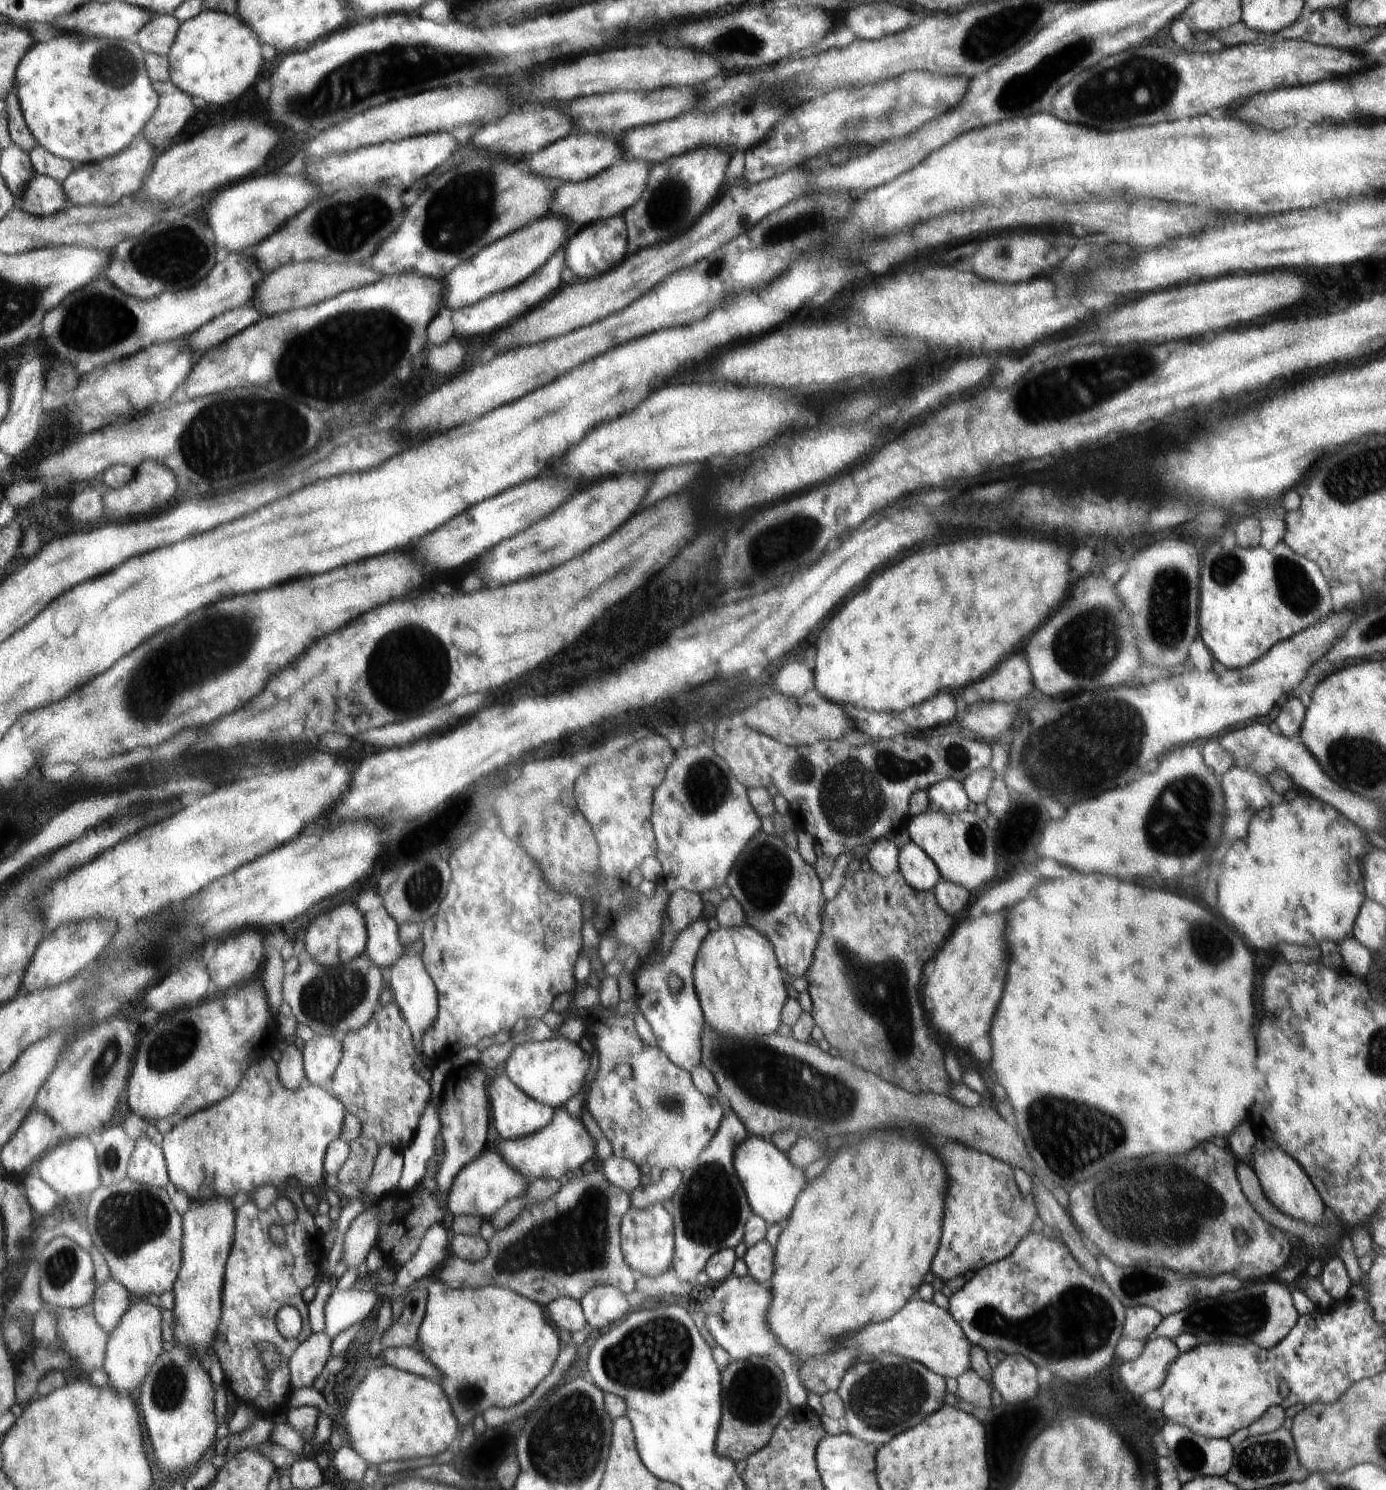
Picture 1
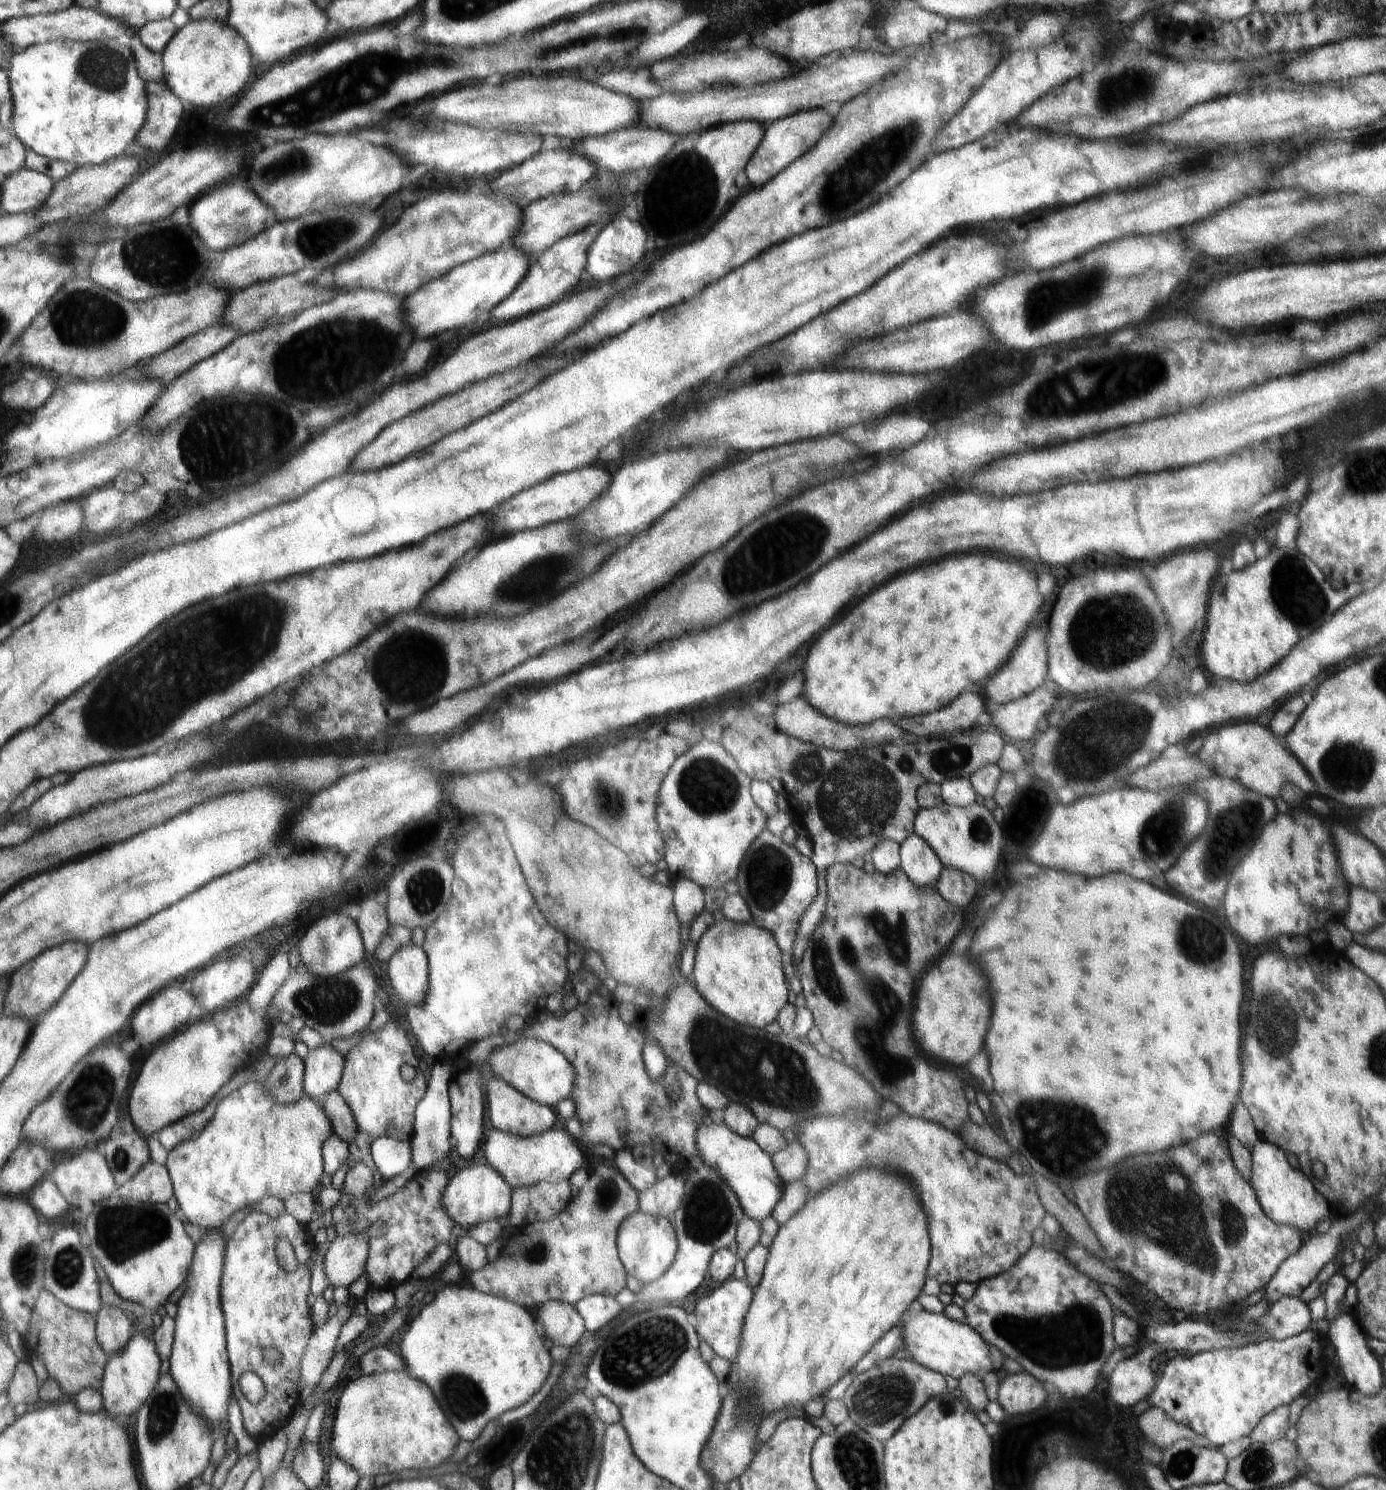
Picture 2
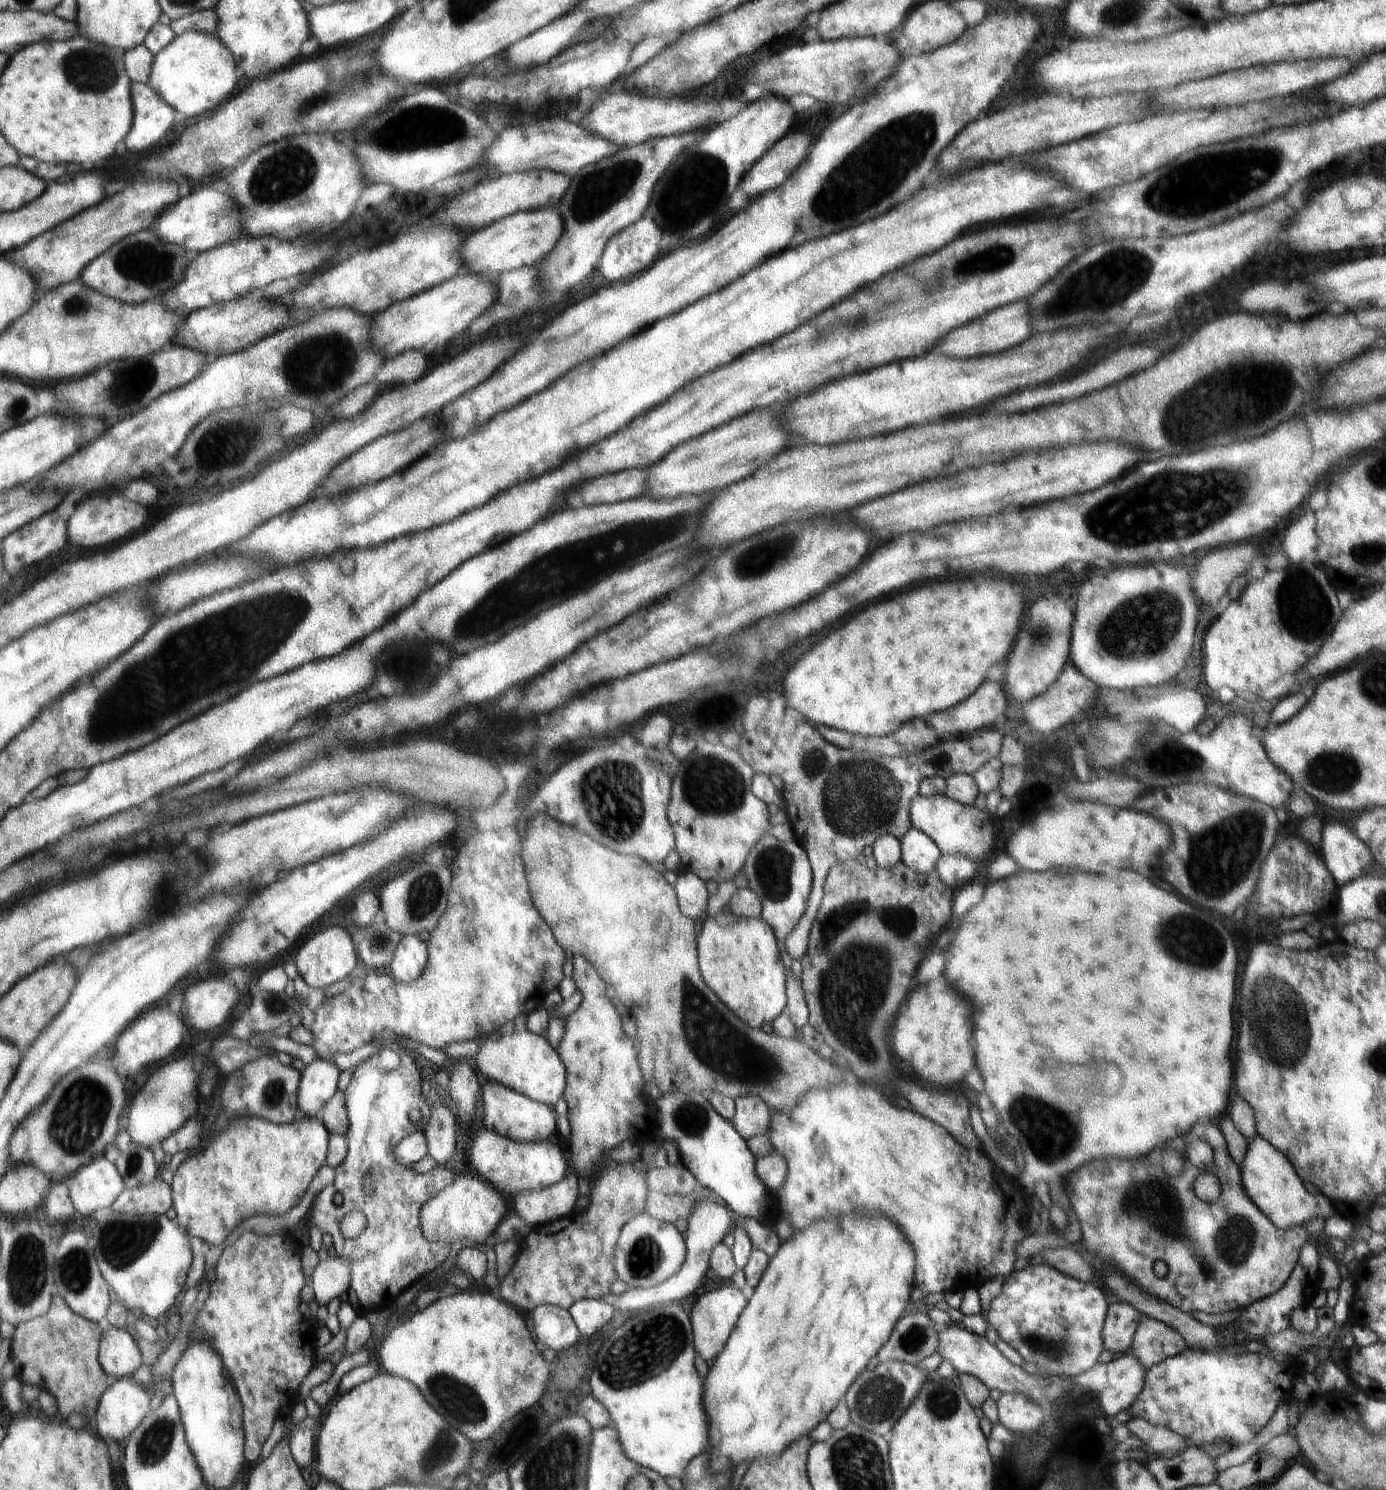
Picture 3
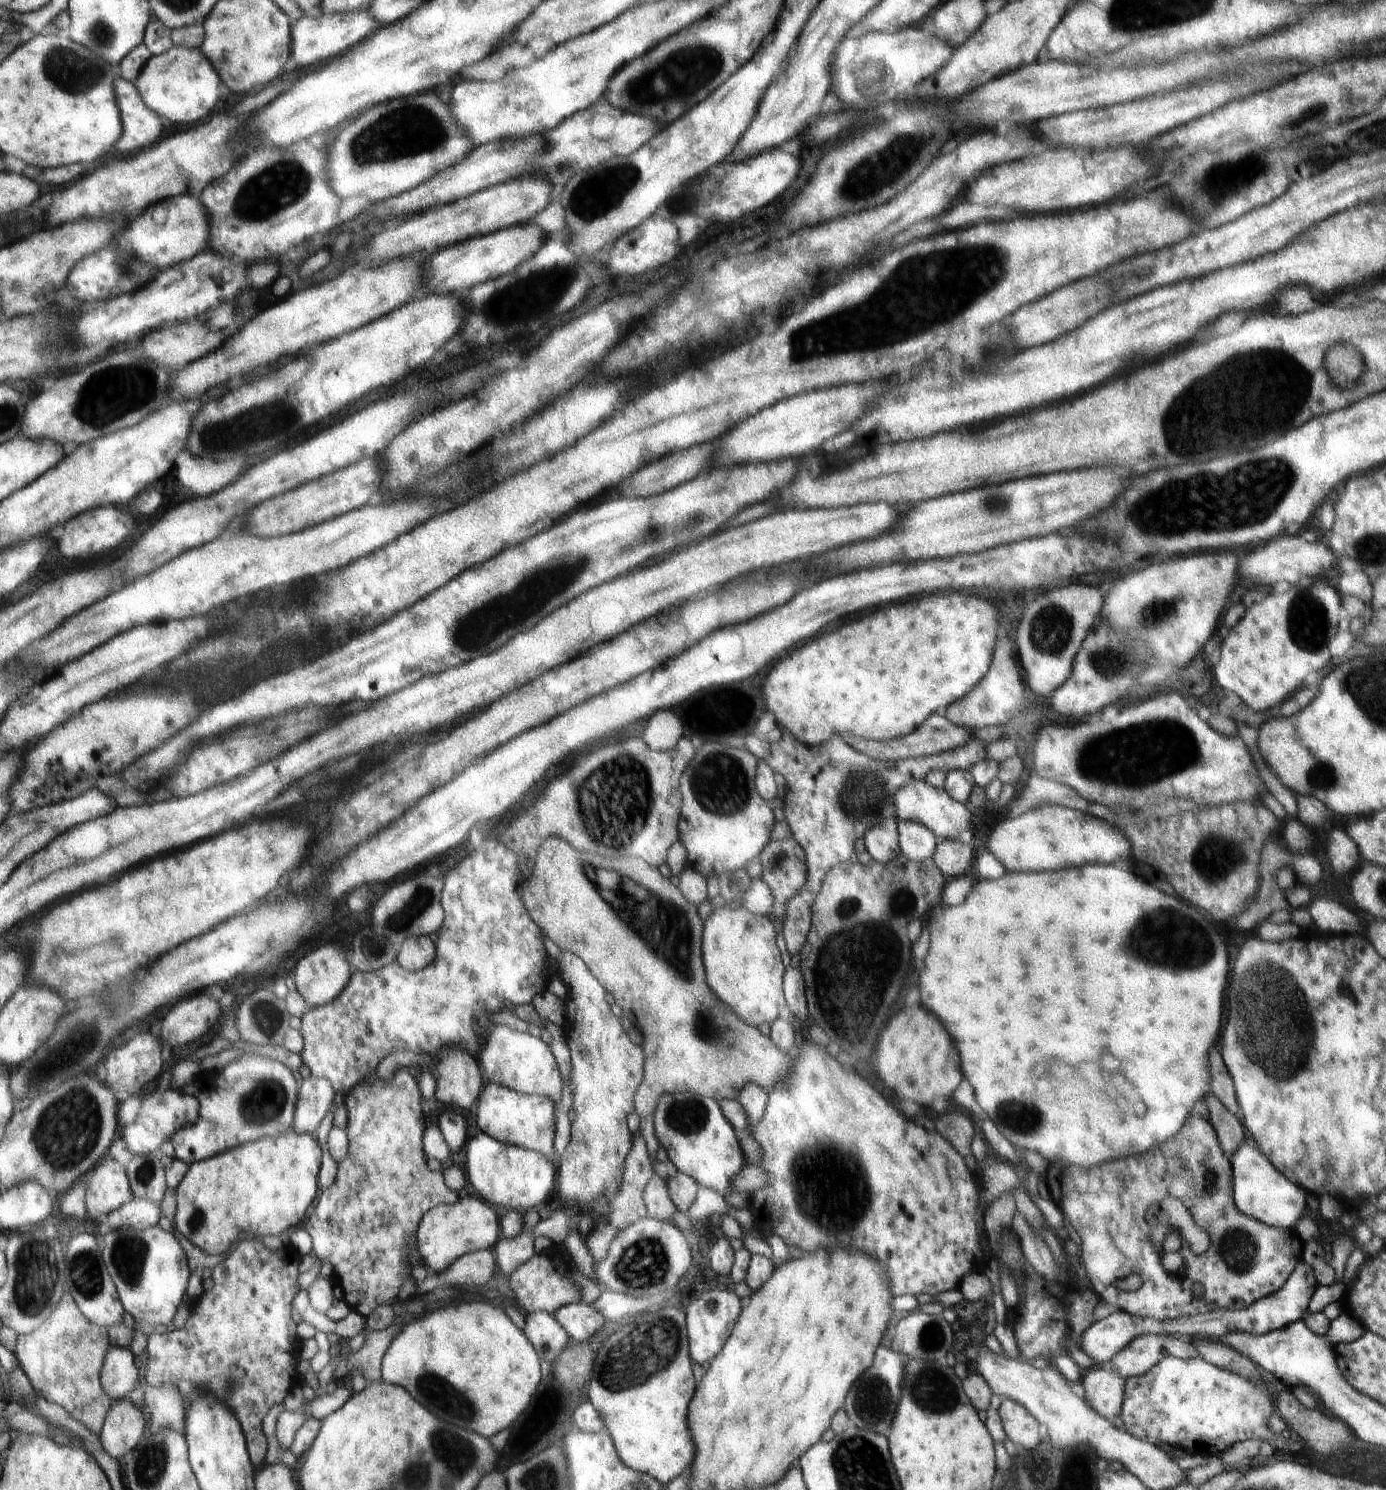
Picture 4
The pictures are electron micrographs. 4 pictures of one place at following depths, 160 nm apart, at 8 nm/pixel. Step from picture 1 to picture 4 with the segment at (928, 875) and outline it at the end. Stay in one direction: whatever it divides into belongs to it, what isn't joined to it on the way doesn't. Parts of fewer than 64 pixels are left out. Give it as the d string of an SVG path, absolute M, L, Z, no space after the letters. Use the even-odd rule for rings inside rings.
M898 821L897 831L901 854L906 858L922 862L934 857L938 840L927 826L914 821Z

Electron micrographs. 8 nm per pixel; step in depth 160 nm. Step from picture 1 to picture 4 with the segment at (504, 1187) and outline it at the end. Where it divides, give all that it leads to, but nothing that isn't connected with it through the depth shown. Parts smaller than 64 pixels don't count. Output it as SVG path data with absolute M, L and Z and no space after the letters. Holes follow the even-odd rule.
M467 1196L453 1205L432 1207L421 1216L416 1231L417 1252L425 1263L428 1275L443 1273L458 1258L466 1253L486 1250L498 1240L498 1218L486 1200Z

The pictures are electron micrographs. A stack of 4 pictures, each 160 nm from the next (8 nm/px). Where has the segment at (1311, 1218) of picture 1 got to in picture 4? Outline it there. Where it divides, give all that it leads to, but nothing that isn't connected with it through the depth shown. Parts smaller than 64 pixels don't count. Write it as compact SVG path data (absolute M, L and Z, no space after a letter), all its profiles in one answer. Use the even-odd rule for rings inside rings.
M1250 1139L1243 1140L1230 1159L1236 1208L1250 1218L1279 1229L1295 1228L1308 1210L1306 1192L1290 1182Z

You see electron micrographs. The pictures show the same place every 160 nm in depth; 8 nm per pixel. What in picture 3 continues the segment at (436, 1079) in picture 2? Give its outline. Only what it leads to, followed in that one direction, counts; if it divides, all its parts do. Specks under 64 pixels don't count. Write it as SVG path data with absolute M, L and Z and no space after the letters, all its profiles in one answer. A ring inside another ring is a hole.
M434 1099L436 1108L430 1107L430 1117L424 1127L422 1134L426 1136L426 1150L430 1158L434 1159L439 1166L448 1162L452 1158L454 1148L456 1148L456 1119L454 1114L446 1108L440 1106L440 1099Z

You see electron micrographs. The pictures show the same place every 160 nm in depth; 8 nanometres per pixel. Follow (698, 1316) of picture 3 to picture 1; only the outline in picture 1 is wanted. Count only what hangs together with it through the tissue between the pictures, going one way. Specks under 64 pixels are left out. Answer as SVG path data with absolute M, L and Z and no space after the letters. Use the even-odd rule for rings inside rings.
M732 1274L728 1276L728 1278L725 1278L724 1281L722 1281L722 1284L713 1289L712 1296L710 1296L710 1298L708 1297L704 1303L701 1304L700 1310L706 1314L706 1328L708 1328L710 1334L714 1337L714 1340L718 1343L717 1346L724 1348L724 1350L730 1354L732 1360L741 1361L752 1356L766 1356L767 1358L773 1359L778 1364L779 1369L783 1372L787 1398L791 1404L791 1409L806 1407L807 1391L799 1380L798 1355L796 1355L795 1352L790 1352L790 1350L784 1347L777 1338L774 1338L774 1335L768 1330L768 1325L765 1320L770 1301L771 1290L769 1286L762 1286L762 1284L756 1282L756 1280L752 1279L750 1276L738 1277Z

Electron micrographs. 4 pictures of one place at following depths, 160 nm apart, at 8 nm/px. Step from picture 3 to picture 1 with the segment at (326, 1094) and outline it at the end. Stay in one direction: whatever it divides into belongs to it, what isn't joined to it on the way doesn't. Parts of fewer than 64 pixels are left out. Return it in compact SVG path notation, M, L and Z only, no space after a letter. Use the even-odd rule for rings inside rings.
M314 1034L310 1040L299 1044L306 1077L312 1084L322 1086L325 1080L334 1078L343 1054L340 1037Z

